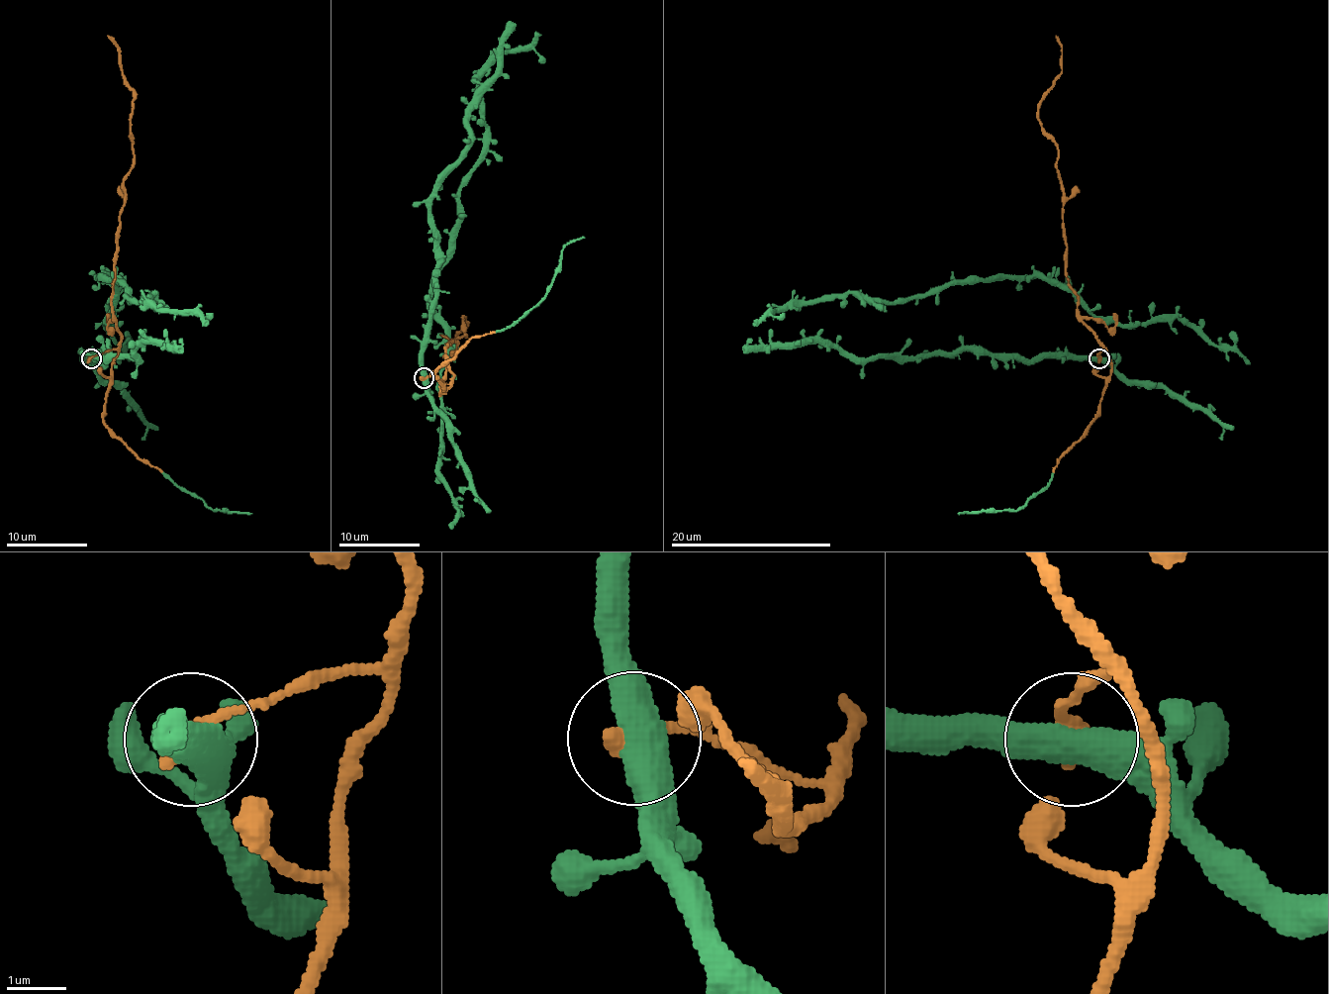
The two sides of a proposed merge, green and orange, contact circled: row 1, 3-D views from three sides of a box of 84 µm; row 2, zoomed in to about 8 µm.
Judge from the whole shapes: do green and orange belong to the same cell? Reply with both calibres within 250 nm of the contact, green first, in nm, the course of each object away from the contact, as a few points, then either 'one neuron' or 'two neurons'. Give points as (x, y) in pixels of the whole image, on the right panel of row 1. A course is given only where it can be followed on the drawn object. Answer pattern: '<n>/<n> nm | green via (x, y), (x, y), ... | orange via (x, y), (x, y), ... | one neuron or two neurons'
550/260 nm | green via (1098, 358), (848, 358), (770, 332), (802, 302), (1034, 277), (1120, 324), (1186, 318), (1250, 364) | orange via (1098, 358), (1104, 347), (1079, 314), (1066, 275), (1058, 149), (1038, 118), (1062, 69), (1056, 35) | one neuron

